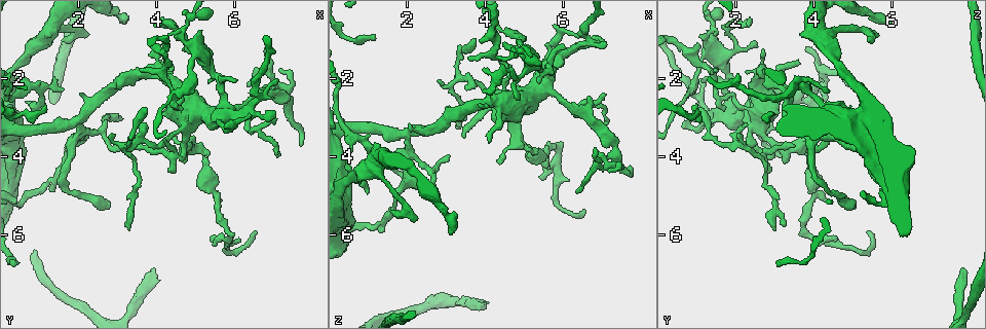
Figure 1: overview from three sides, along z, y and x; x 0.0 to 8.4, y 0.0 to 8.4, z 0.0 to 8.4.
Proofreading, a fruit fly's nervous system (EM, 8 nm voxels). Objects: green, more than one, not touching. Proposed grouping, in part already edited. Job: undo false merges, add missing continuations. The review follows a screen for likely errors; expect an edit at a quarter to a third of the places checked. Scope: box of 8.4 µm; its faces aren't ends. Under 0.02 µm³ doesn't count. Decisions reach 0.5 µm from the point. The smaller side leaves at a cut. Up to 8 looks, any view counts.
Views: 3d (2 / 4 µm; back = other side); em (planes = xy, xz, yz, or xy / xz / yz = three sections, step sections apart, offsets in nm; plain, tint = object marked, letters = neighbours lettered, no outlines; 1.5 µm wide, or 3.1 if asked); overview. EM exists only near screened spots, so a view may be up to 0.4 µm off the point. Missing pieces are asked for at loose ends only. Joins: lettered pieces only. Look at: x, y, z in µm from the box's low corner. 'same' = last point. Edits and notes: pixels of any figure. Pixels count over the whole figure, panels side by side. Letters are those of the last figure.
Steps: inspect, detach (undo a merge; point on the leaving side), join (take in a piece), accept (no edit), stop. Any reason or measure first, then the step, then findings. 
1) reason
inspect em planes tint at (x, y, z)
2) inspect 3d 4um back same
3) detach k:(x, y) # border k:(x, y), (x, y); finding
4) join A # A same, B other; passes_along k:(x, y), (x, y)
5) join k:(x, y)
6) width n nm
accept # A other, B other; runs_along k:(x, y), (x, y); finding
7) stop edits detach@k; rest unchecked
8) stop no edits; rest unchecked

sharp bend
inspect 3d 2um back at (1.10, 2.40, 4.00)

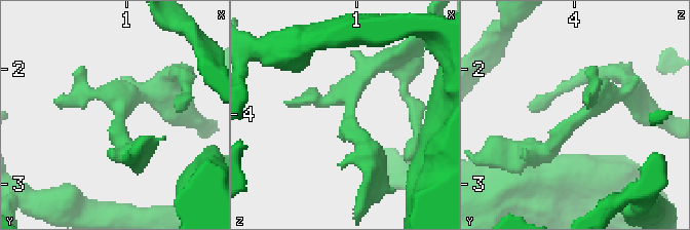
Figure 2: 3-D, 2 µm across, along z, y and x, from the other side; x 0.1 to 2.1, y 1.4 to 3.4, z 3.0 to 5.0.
need the tissue
inspect em planes letters at (1.08, 2.42, 3.98)

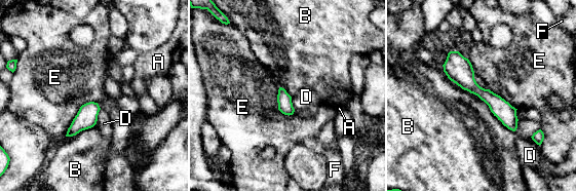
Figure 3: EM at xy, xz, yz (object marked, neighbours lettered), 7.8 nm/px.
longest_contact B 750 nm
accept # A other, B other, D other, E other, F other; border 3:(101, 109), (94, 124); one cell here

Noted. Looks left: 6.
a narrow waist
inspect 3d 4um back at (1.85, 4.90, 4.50)

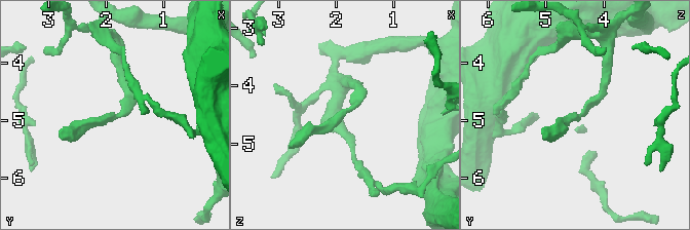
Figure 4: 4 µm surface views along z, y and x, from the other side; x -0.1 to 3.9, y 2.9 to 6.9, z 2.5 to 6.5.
arm_widths 170, 180 nm; need the tissue
inspect em yz step 8 tint at (1.85, 4.95, 4.45)

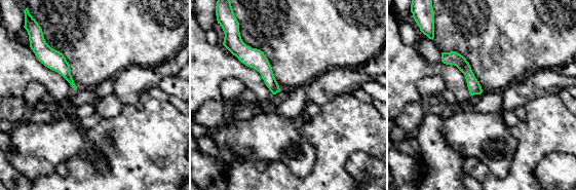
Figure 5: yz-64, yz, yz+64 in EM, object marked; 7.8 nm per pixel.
inspect em planes letters same

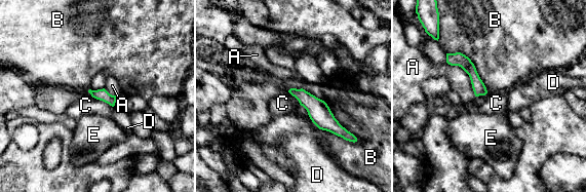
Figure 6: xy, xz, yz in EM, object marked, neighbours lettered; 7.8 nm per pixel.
accept # A other, B other, C other, D other, E other; all the same cell

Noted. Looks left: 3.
branch stops here
inspect em xz step 8 letters at (4.00, 6.85, 7.75)

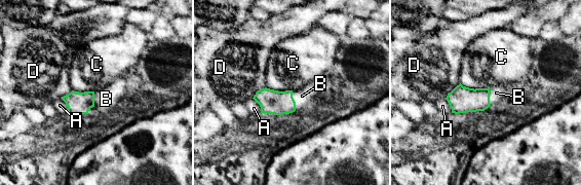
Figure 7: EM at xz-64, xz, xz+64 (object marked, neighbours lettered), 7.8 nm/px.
join 7:(302, 96) # A other, B same, C other, D other; passes_along 7:(273, 102), (294, 101), (302, 96); the cell continues

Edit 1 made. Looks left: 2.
stop edits join@7; rest unchecked

